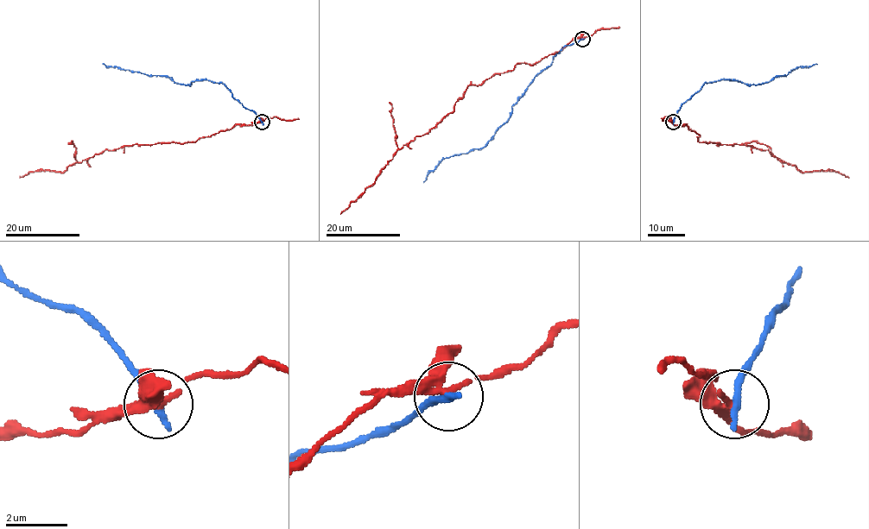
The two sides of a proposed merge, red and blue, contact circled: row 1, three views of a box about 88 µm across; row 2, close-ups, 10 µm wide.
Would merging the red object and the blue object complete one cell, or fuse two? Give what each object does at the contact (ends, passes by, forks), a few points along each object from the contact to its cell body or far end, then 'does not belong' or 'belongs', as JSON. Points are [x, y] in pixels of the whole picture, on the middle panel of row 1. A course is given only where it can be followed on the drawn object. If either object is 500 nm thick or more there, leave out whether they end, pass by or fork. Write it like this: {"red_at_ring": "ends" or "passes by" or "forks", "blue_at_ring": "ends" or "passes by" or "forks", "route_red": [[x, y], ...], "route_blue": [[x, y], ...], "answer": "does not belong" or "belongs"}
{"red_at_ring": "forks", "blue_at_ring": "ends", "route_red": [[582, 39], [532, 65], [520, 63], [469, 85], [454, 110], [397, 150], [340, 214]], "route_blue": [[582, 39], [566, 45], [535, 77], [490, 140], [481, 147], [444, 158], [423, 182]], "answer": "does not belong"}

